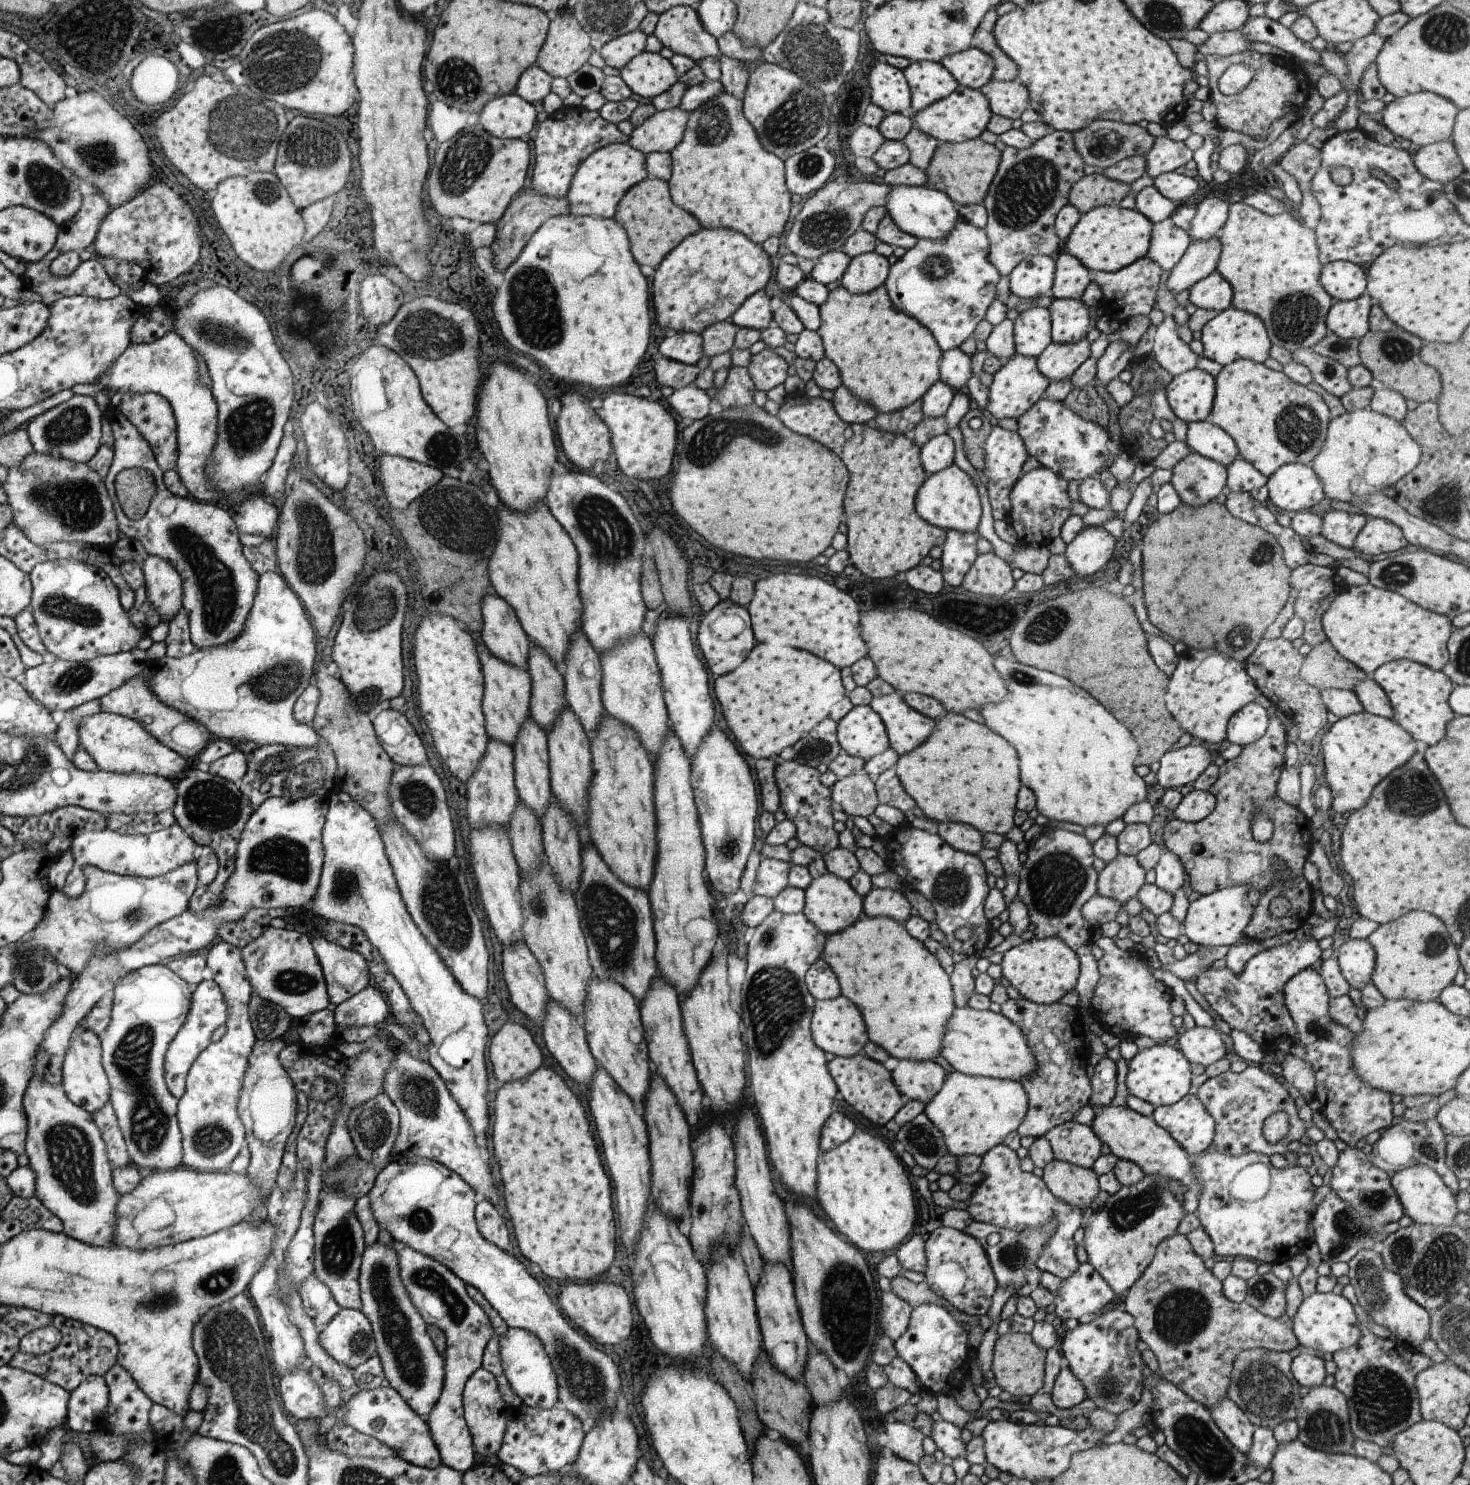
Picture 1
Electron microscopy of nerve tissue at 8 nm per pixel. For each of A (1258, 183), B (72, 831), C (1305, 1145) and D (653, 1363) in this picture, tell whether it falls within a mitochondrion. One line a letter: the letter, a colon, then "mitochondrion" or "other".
A: other
B: other
C: other
D: other

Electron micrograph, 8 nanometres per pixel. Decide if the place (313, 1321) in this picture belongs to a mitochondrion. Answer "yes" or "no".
no

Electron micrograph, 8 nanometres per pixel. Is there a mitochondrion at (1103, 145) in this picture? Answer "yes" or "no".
yes

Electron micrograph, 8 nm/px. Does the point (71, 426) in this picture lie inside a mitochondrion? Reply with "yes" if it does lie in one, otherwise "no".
yes

